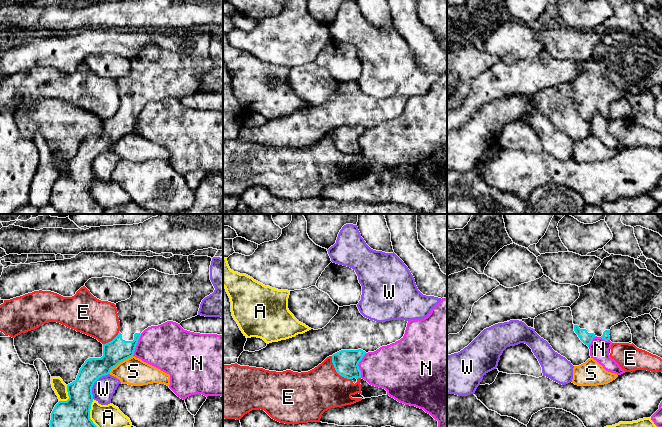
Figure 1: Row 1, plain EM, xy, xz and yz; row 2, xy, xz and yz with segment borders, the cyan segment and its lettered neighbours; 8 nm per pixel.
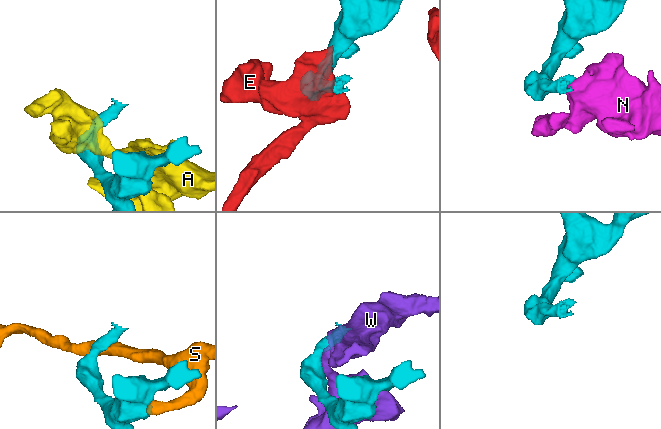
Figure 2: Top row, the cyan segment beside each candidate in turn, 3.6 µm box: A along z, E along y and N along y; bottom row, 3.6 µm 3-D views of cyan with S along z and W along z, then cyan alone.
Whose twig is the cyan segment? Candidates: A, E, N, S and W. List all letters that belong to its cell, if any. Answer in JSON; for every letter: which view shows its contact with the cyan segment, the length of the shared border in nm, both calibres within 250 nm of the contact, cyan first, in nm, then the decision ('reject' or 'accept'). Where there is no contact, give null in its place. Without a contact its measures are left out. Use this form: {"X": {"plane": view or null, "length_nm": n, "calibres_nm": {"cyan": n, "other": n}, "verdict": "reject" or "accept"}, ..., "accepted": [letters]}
{"A": {"plane": "xy", "length_nm": 220, "calibres_nm": {"cyan": 240, "other": 180}, "verdict": "reject"}, "E": {"plane": "xz", "length_nm": 260, "calibres_nm": {"cyan": 200, "other": 360}, "verdict": "reject"}, "N": {"plane": "xz", "length_nm": 200, "calibres_nm": {"cyan": 200, "other": 340}, "verdict": "reject"}, "S": {"plane": "xy", "length_nm": 240, "calibres_nm": {"cyan": 190, "other": 220}, "verdict": "reject"}, "W": {"plane": "xy", "length_nm": 240, "calibres_nm": {"cyan": 220, "other": 180}, "verdict": "reject"}, "accepted": []}

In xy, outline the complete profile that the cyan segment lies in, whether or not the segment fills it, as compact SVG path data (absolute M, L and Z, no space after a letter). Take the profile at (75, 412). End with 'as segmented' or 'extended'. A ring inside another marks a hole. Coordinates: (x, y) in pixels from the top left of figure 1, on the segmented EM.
M189 255L191 274L169 275L155 269L144 272L136 281L129 283L132 295L129 299L116 303L120 321L120 331L110 342L103 344L101 358L89 358L79 370L75 381L67 385L69 399L59 401L52 413L50 427L97 427L90 419L93 402L92 387L102 376L108 375L120 362L132 357L141 333L151 326L158 326L167 321L180 324L182 321L198 315L202 300L215 290L210 280L212 258Z; extended

